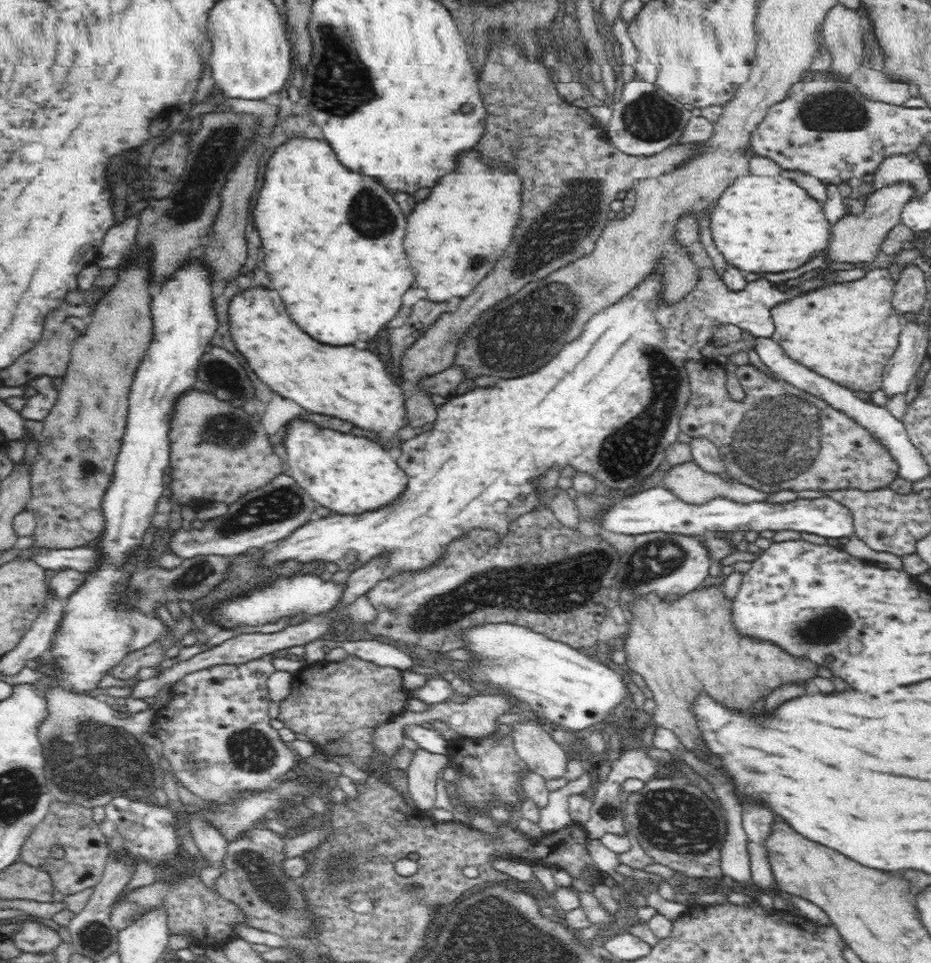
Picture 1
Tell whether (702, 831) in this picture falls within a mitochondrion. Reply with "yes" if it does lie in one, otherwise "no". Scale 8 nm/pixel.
yes

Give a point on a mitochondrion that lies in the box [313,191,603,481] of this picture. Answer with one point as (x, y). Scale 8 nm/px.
(543, 308)

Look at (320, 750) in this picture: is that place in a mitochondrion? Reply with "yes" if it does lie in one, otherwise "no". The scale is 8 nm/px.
no

